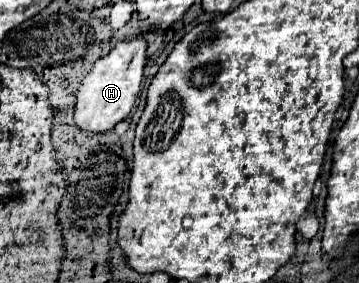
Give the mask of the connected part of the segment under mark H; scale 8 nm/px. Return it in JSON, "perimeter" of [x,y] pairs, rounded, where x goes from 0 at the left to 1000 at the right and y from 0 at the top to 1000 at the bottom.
{"perimeter":[[[398,134],[331,141],[315,163],[315,177],[298,198],[276,205],[259,226],[253,254],[231,276],[214,325],[214,367],[203,403],[209,438],[220,452],[242,452],[259,466],[292,466],[309,459],[326,431],[348,424],[387,339],[404,226],[409,226],[409,148]]]}

